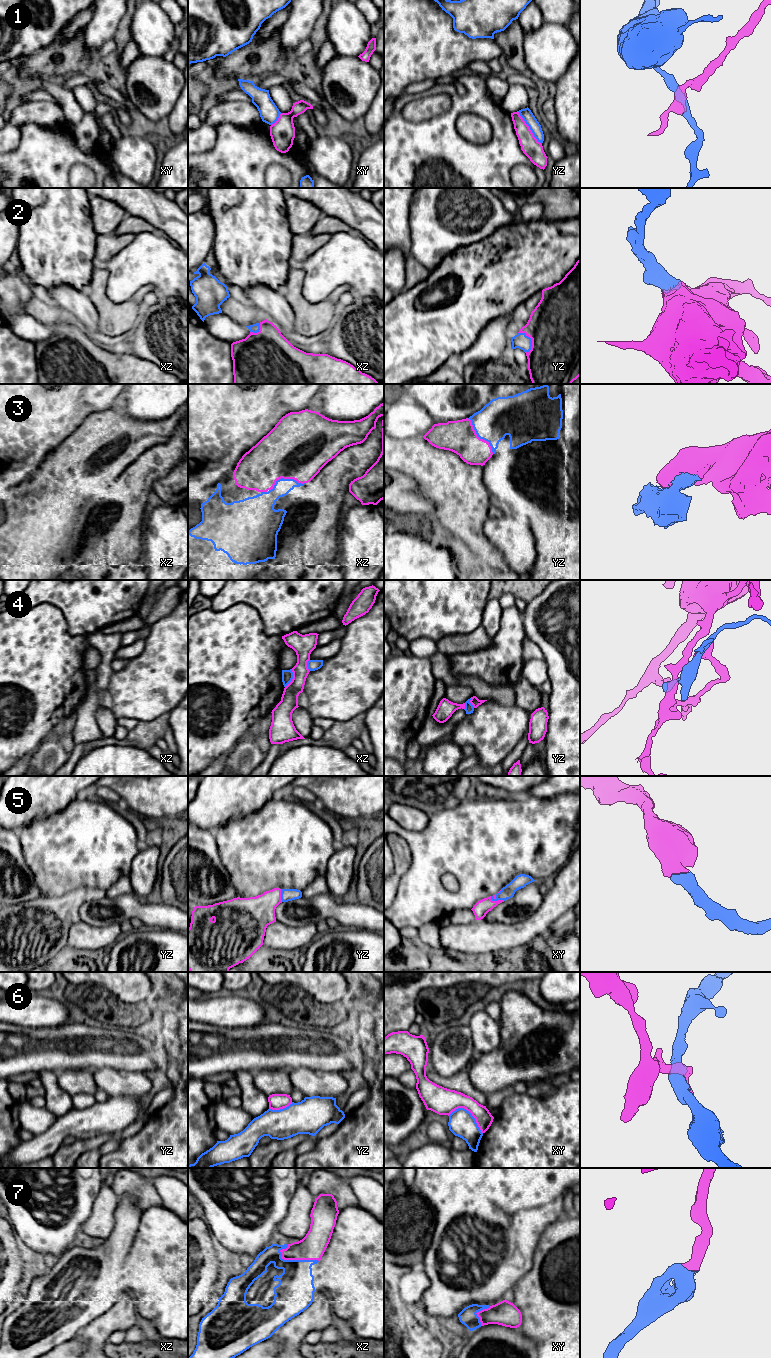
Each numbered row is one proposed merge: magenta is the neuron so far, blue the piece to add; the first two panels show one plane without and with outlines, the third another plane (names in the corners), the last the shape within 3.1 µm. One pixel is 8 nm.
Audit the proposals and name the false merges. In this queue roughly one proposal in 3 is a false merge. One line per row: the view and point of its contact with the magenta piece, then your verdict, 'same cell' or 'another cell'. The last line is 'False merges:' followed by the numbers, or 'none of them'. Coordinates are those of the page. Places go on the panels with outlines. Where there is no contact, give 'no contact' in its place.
1: meets magenta in yz at (529, 128); another cell
2: meets magenta in yz at (532, 340); same cell
3: meets magenta in yz at (478, 437); same cell
4: meets magenta in xz at (293, 678); another cell
5: meets magenta in xy at (498, 900); same cell
6: meets magenta in xy at (469, 1111); another cell
7: meets magenta in xz at (296, 1259); same cell
False merges: 1, 4, 6

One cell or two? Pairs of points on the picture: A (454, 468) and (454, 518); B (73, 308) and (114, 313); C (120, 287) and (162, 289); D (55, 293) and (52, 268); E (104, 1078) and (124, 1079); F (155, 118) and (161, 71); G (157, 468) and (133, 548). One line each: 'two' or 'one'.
A: one
B: two
C: one
D: two
E: one
F: one
G: one

